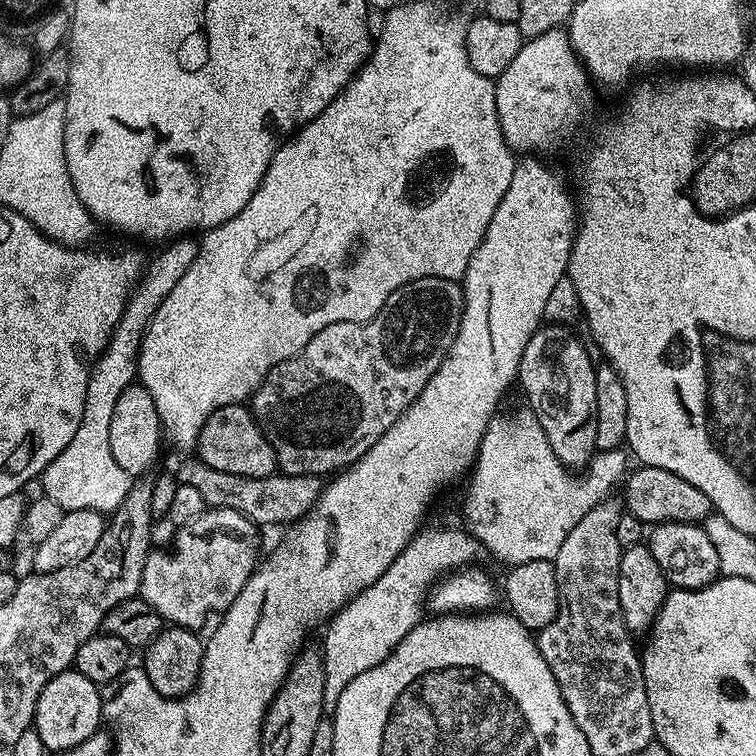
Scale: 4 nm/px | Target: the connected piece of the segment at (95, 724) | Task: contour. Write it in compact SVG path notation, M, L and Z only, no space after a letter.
M69 670L58 673L46 682L42 694L38 694L34 730L49 753L59 754L62 750L78 746L78 742L86 742L86 738L101 727L100 720L102 724L101 689L81 672Z

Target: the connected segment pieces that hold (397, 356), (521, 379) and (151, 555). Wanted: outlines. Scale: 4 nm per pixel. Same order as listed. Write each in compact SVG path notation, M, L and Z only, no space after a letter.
M418 278L404 284L398 290L394 290L394 294L390 294L390 298L386 298L382 310L378 310L378 314L374 314L374 318L370 318L364 324L334 322L330 326L326 326L326 330L318 330L318 334L314 334L314 338L310 338L310 342L301 344L298 354L292 355L289 360L280 361L278 366L269 368L266 378L255 385L254 391L251 393L250 411L257 426L274 450L279 471L286 476L324 478L329 474L339 473L348 465L354 464L359 456L364 456L366 450L370 450L374 446L374 442L378 442L382 438L382 434L386 434L390 430L390 426L394 426L398 422L398 418L404 415L405 410L411 408L415 400L420 399L422 390L428 385L430 378L435 376L438 366L444 361L446 354L452 351L454 338L460 335L463 313L464 289L457 281L446 278Z
M549 323L533 331L532 342L524 345L524 353L518 362L518 384L524 387L527 407L538 418L546 433L546 442L550 442L550 450L554 450L558 462L570 470L584 470L592 455L598 452L594 438L594 378L597 365L584 349L583 339L579 335L576 337L571 330L571 327L562 324Z
M208 508L201 516L194 518L194 522L179 525L175 532L169 552L149 551L142 570L139 595L160 615L161 621L177 628L200 630L212 615L227 613L228 607L244 591L246 582L256 571L262 556L260 536L256 533L259 532L258 525L238 514L238 510Z

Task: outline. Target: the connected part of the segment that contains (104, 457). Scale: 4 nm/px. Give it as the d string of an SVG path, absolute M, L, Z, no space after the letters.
M177 238L167 245L168 248L156 261L147 265L146 271L138 281L134 295L129 299L118 326L112 332L104 351L95 357L94 367L88 373L86 386L86 406L82 410L82 422L78 422L78 430L74 438L46 466L42 474L44 480L43 495L50 497L65 512L74 510L94 510L111 514L126 498L132 480L114 462L114 454L110 454L110 418L114 414L114 406L118 398L122 398L122 390L126 390L137 379L136 355L140 353L140 343L152 315L158 306L164 304L166 294L174 290L174 286L190 270L190 262L198 258L200 240L196 238Z

